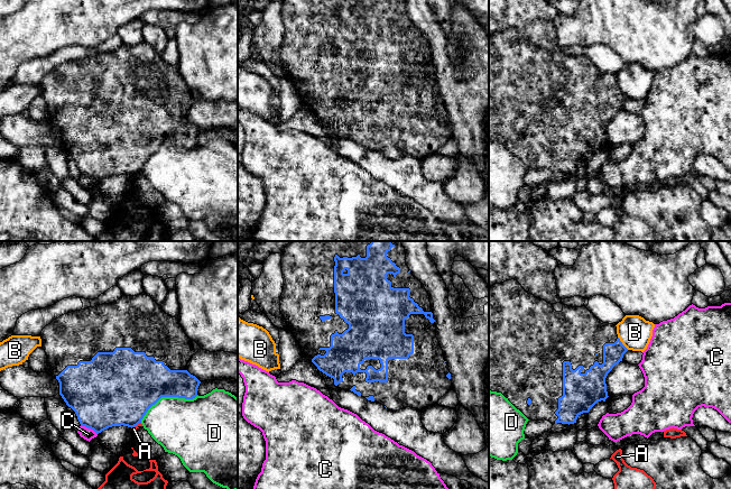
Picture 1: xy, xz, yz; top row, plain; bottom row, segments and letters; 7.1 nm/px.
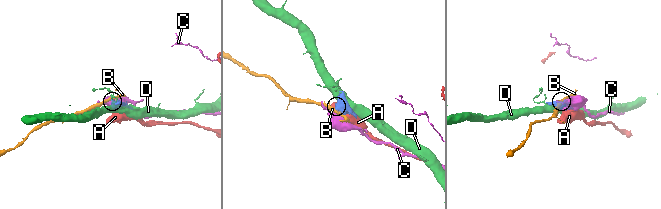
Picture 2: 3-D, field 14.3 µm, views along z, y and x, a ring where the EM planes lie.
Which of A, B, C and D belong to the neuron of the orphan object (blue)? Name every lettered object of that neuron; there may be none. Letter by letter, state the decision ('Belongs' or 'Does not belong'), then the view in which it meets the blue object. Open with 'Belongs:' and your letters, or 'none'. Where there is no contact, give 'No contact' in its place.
Belongs: none
A: Does not belong. Touches blue in xy
B: Does not belong. Touches blue in yz
C: Does not belong. Touches blue in xy
D: Does not belong. Touches blue in xy

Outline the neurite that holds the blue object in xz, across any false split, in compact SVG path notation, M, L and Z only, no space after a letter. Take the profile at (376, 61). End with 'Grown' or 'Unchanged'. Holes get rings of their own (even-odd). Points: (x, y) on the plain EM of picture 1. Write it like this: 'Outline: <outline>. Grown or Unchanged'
Outline: M283 0L281 19L284 36L279 53L280 61L296 86L303 105L312 110L320 120L333 127L334 133L340 138L351 139L358 145L377 150L389 159L396 160L406 156L422 159L435 154L452 137L448 114L436 86L436 73L428 41L406 13L405 0Z. Grown

